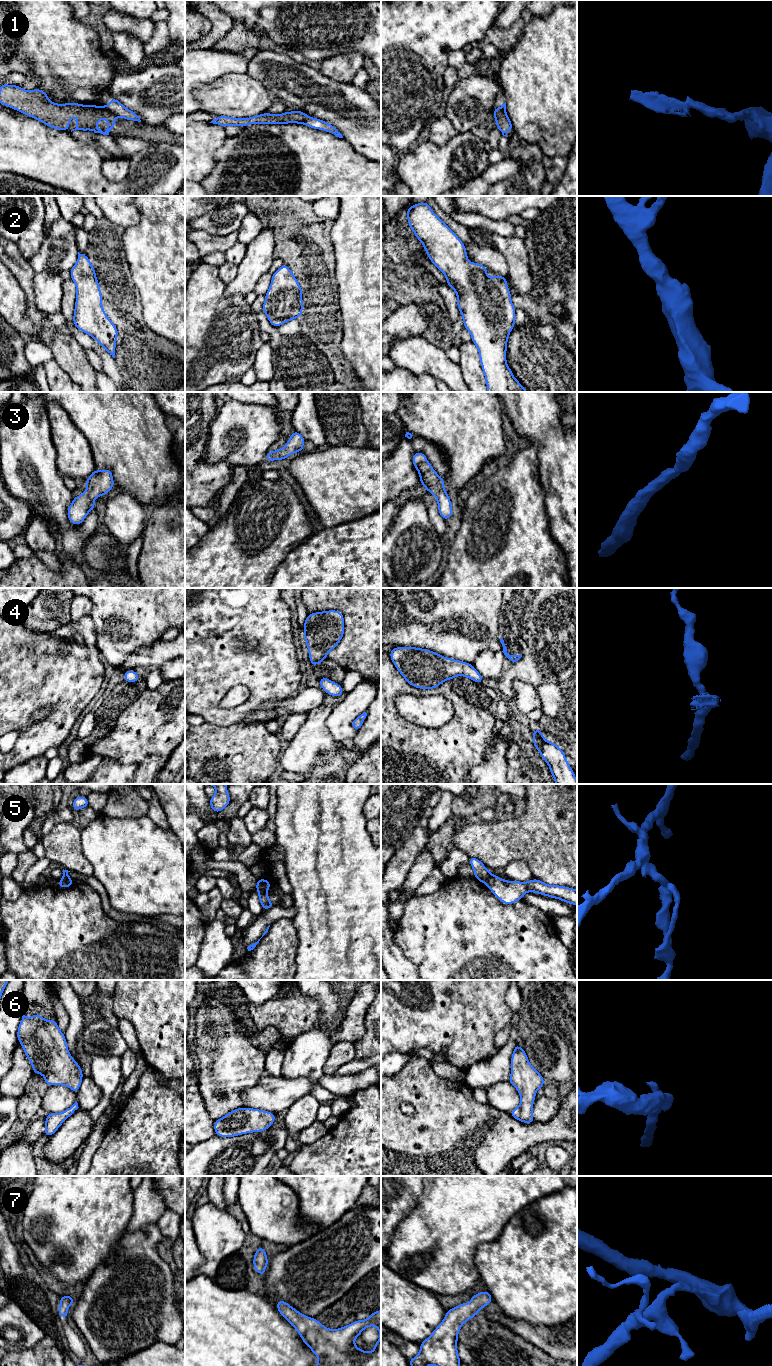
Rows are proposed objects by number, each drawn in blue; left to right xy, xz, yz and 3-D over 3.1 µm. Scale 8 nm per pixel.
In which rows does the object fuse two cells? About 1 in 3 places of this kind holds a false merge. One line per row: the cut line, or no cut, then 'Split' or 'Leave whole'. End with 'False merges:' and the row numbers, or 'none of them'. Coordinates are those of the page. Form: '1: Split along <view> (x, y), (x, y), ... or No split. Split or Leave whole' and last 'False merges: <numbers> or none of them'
1: Split along xy (104, 106), (115, 115). Split
2: No split. Leave whole
3: No split. Leave whole
4: No split. Leave whole
5: Split along xz (258, 890), (266, 892). Split
6: No split. Leave whole
7: No split. Leave whole
False merges: 1, 5

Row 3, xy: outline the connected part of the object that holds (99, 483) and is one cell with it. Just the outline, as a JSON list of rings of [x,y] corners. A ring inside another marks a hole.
[[[110,469],[97,470],[85,482],[87,490],[80,496],[74,496],[72,504],[68,507],[67,516],[74,525],[80,525],[88,513],[96,509],[94,499],[109,493],[114,487],[112,471]]]

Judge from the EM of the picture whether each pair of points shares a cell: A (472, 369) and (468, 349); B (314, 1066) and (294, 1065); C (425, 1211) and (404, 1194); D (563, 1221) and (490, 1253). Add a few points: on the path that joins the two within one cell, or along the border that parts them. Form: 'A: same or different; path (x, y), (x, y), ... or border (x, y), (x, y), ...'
A: same; path (470, 364), (469, 354)
B: same; path (309, 1065), (299, 1065)
C: different; border (424, 1186), (418, 1204), (401, 1220)
D: same; path (545, 1239), (531, 1253), (508, 1253)

